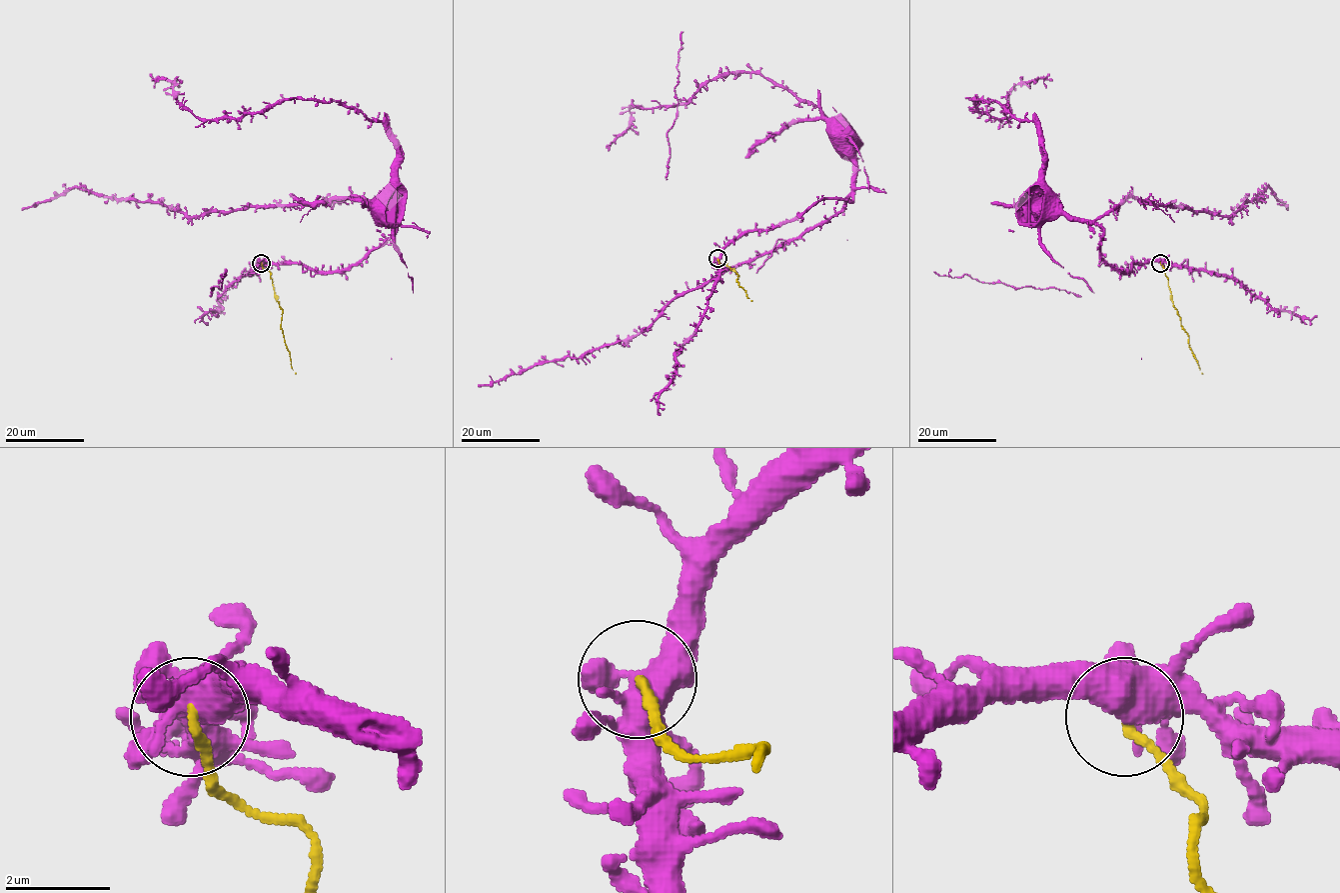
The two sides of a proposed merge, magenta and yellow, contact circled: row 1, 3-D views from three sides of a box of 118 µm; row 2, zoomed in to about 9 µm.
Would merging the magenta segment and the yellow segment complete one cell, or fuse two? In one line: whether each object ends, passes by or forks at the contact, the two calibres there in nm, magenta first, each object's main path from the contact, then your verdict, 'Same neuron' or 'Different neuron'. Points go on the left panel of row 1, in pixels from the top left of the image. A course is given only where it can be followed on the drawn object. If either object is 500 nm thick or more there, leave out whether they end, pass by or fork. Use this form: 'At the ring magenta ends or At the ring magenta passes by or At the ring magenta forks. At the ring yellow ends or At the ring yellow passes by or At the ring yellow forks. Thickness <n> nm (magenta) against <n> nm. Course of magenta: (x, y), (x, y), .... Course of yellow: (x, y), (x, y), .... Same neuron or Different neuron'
At the ring magenta forks. At the ring yellow ends. Thickness 440 nm (magenta) against 170 nm. Course of magenta: (261, 263), (345, 272), (396, 227), (383, 208), (362, 197), (186, 216), (159, 203), (72, 187), (22, 210). Course of yellow: (261, 263), (270, 273), (275, 299), (282, 310), (281, 329), (291, 368), (296, 374). Different neuron

